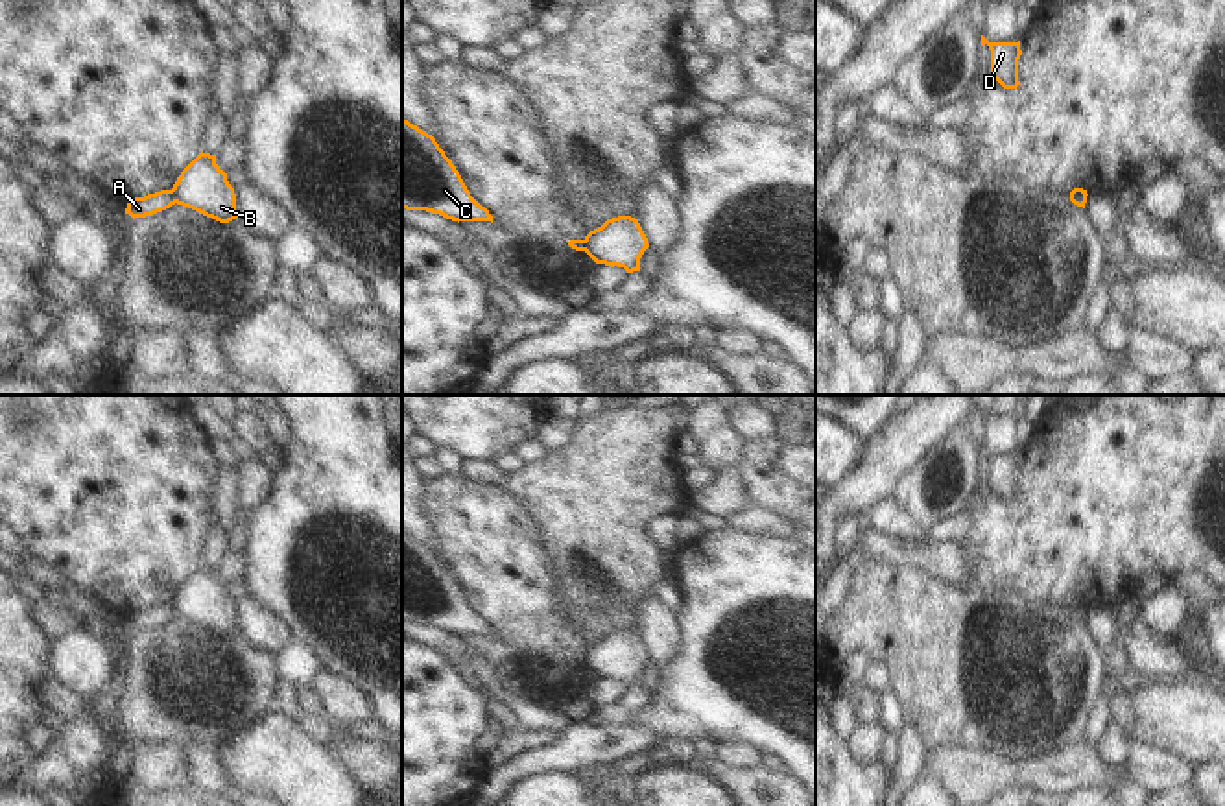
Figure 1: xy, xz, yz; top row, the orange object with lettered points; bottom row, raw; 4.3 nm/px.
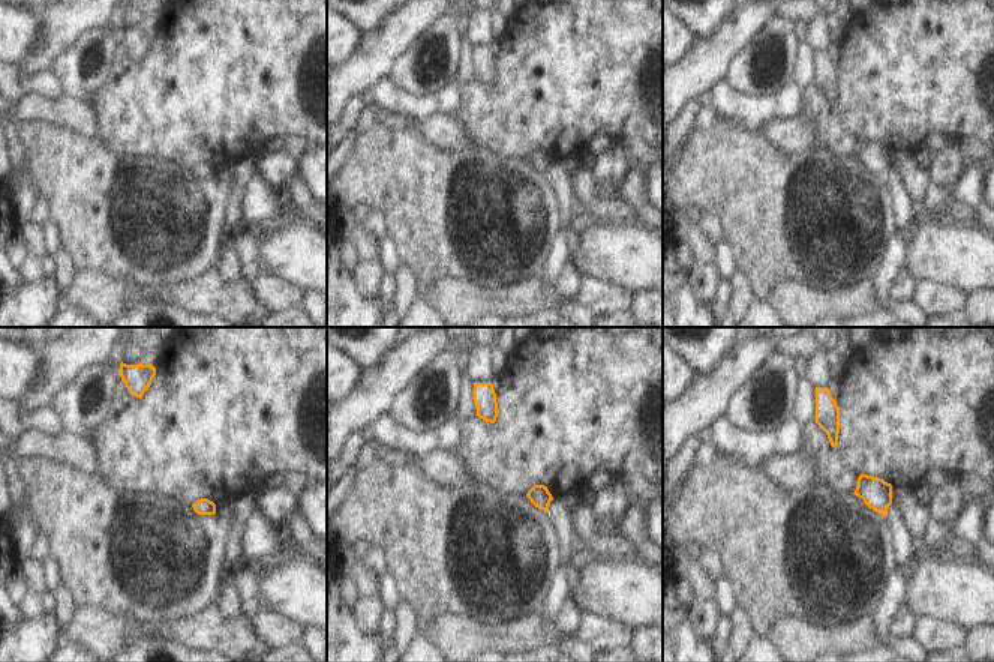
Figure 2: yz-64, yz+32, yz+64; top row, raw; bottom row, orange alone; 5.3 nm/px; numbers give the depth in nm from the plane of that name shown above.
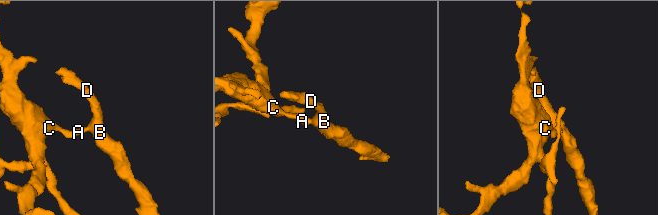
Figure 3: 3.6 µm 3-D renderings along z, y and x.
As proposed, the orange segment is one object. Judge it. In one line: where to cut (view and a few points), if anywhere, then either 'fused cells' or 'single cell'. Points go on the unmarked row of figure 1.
cut in xy along (170, 604), (176, 615); fused cells

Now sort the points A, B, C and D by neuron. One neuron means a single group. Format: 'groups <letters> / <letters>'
groups A C / B D

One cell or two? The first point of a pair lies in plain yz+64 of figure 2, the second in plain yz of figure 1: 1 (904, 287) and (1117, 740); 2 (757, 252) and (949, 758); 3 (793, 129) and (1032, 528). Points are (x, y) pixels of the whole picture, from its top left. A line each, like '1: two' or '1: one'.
1: one
2: two
3: two

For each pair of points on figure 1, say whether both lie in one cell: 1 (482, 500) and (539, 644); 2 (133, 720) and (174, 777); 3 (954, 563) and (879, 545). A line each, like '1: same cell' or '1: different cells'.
1: same cell
2: different cells
3: same cell

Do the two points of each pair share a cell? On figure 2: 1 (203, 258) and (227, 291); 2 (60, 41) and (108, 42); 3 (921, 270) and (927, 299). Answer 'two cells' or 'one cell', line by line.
1: two cells
2: two cells
3: two cells

